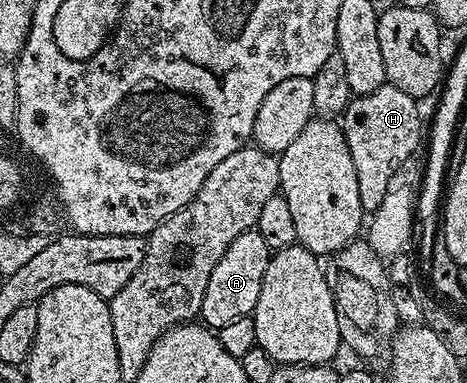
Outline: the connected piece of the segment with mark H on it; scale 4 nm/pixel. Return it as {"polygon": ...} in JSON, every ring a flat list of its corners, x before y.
{"polygon":[[384,84,376,93,364,93,351,98,340,116,340,126,352,153,356,169,356,185,360,185,360,205,363,212,373,213,388,193,388,181,404,161,415,154,418,142,424,139,424,123,418,112,419,100,413,99,404,89]]}

